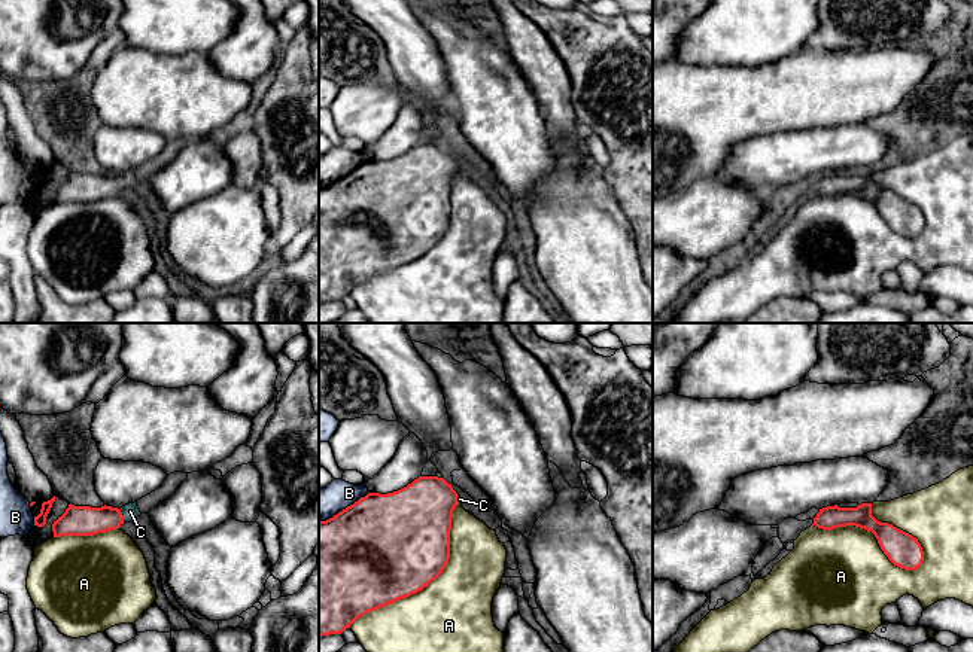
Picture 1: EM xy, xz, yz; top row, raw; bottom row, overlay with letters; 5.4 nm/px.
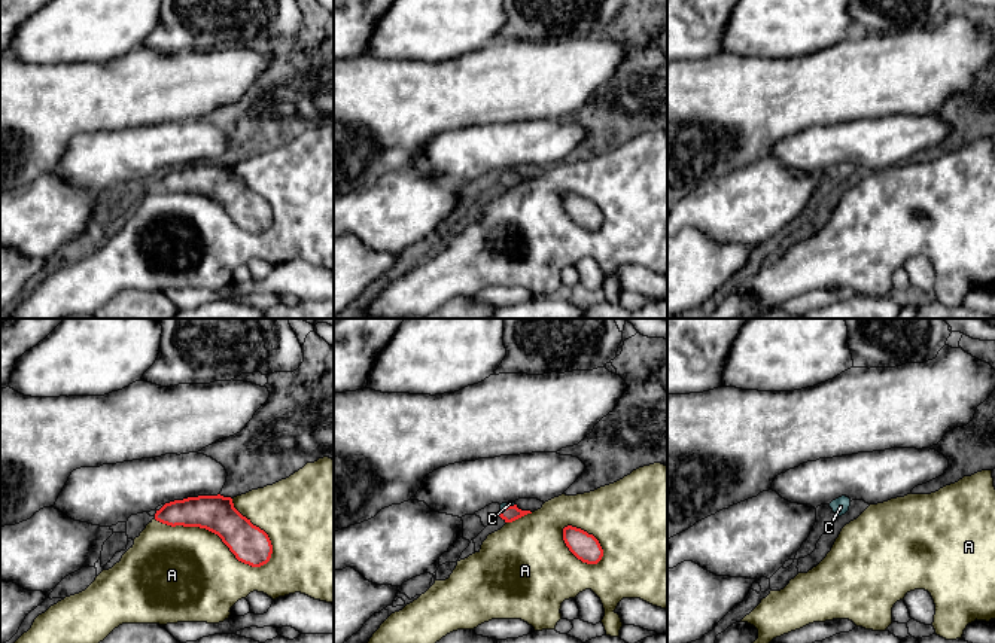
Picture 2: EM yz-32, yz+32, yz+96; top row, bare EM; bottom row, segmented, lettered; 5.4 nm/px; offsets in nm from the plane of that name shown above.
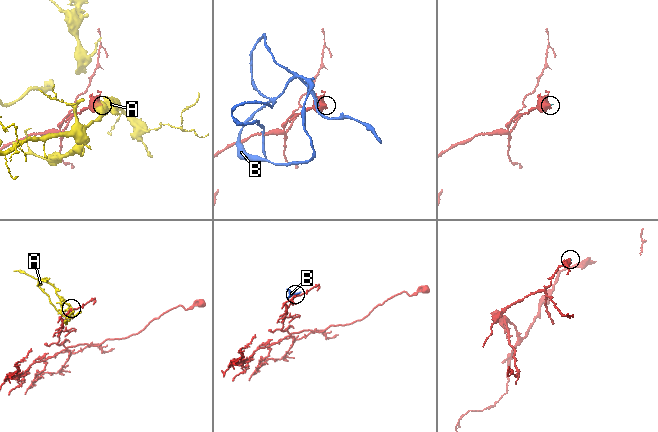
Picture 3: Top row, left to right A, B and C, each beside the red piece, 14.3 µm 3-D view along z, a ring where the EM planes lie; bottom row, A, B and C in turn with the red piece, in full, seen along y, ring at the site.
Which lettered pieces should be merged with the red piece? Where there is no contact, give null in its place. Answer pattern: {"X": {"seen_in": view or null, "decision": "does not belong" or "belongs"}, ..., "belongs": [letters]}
{"A": {"seen_in": "yz", "decision": "does not belong"}, "B": {"seen_in": "xz", "decision": "does not belong"}, "C": {"seen_in": "xy", "decision": "belongs"}, "belongs": ["C"]}

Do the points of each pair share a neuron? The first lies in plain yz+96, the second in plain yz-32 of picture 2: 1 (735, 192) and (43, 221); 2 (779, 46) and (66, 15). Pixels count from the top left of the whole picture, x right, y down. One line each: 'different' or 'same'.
1: same
2: same

